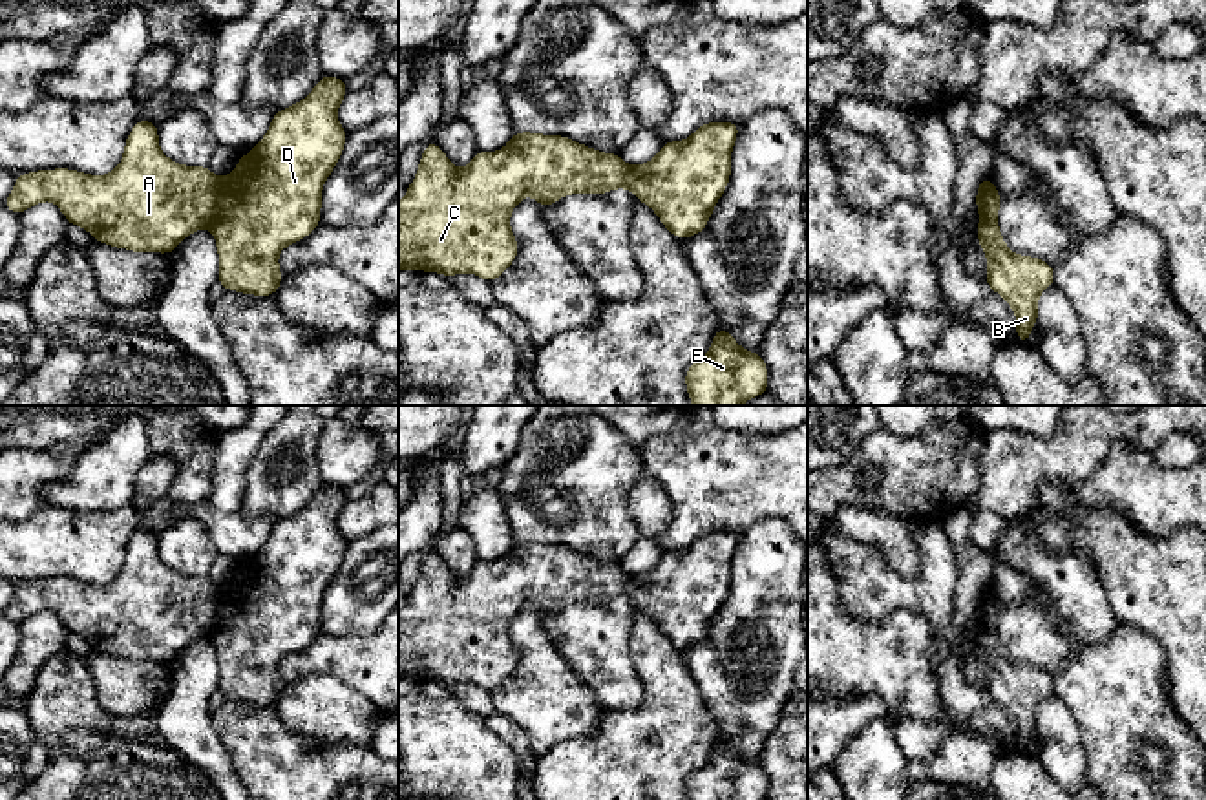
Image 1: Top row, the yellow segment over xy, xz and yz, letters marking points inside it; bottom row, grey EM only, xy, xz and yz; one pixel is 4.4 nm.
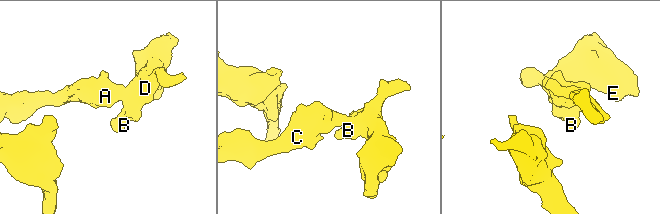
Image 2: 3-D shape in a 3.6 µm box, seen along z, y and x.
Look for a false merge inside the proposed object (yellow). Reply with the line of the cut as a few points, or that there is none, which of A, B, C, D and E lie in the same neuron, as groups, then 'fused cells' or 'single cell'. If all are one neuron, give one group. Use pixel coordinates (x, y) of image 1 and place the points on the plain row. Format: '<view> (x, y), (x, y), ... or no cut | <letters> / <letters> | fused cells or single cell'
xy (222, 589), (216, 623), (207, 636) | A C / B D E | fused cells

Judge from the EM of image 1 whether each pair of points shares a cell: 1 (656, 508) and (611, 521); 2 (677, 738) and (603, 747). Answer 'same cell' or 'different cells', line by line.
1: different cells
2: same cell

